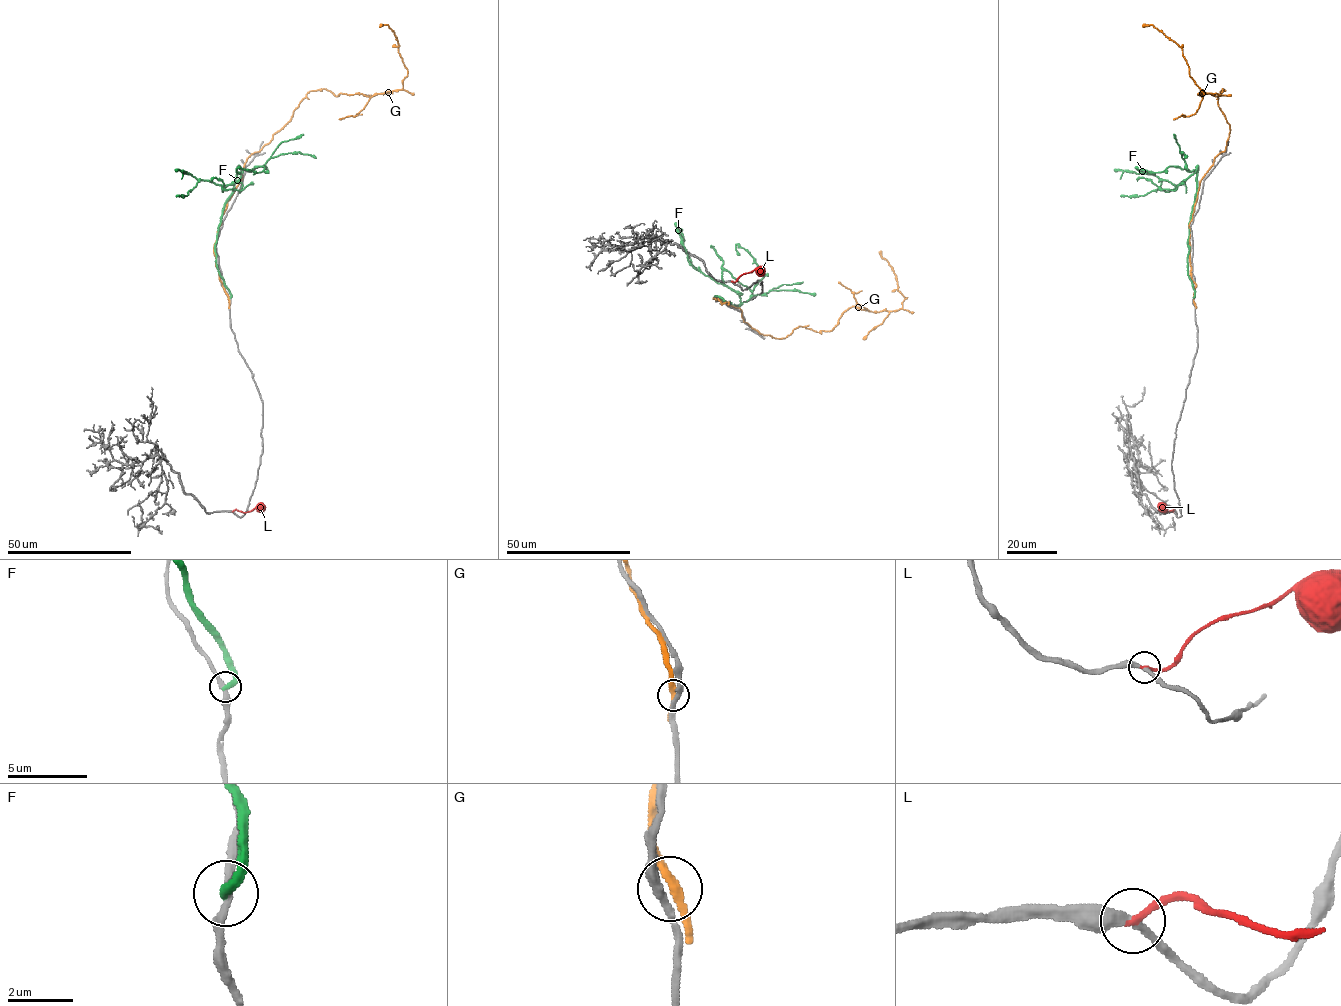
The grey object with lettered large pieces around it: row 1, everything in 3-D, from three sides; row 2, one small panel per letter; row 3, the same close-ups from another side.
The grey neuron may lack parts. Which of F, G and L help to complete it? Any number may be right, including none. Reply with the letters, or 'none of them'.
L

